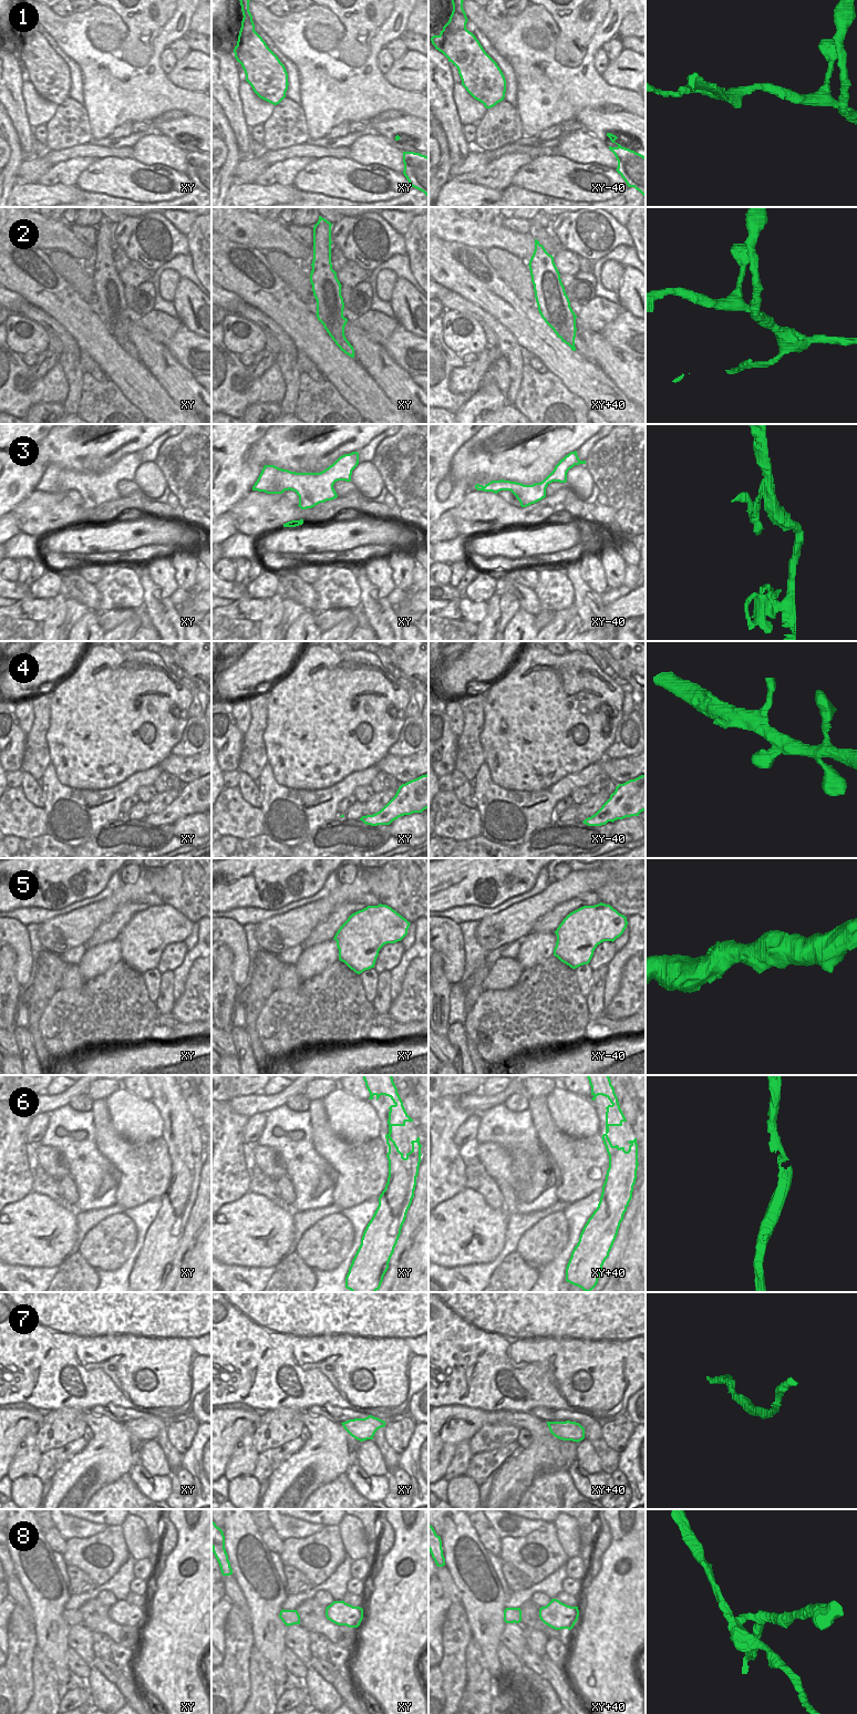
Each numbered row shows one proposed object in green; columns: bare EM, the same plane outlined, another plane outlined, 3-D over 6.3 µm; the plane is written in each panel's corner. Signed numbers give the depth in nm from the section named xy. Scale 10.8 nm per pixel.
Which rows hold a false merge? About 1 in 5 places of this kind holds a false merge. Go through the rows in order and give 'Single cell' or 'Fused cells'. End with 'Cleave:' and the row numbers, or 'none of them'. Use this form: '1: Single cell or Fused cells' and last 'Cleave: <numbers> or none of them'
1: Fused cells
2: Single cell
3: Single cell
4: Single cell
5: Single cell
6: Single cell
7: Single cell
8: Fused cells
Cleave: 1, 8.

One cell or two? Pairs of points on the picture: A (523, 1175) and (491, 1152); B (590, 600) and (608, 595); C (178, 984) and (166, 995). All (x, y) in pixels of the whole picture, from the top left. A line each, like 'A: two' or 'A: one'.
A: one
B: two
C: two

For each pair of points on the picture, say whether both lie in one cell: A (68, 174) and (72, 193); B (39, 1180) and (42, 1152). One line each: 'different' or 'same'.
A: different
B: different

